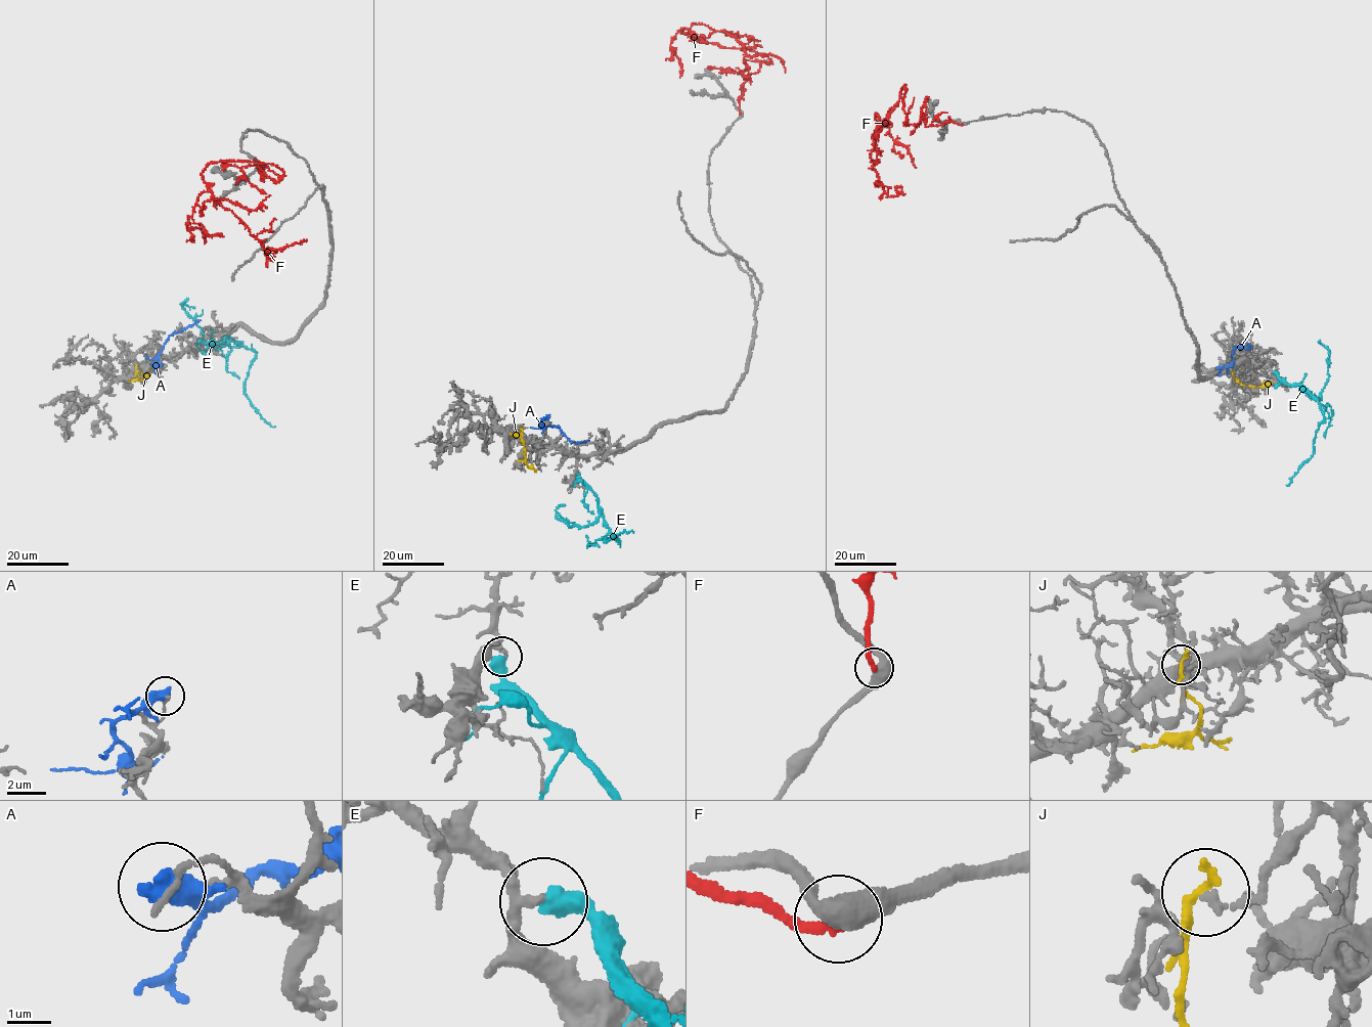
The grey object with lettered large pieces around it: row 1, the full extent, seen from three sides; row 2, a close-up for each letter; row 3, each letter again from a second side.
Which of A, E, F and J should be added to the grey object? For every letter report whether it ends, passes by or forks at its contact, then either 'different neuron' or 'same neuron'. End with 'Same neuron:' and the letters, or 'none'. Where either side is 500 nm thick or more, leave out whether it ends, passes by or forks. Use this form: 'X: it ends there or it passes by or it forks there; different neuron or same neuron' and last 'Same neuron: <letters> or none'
A: different neuron
E: different neuron
F: different neuron
J: it ends there; different neuron
Same neuron: none

